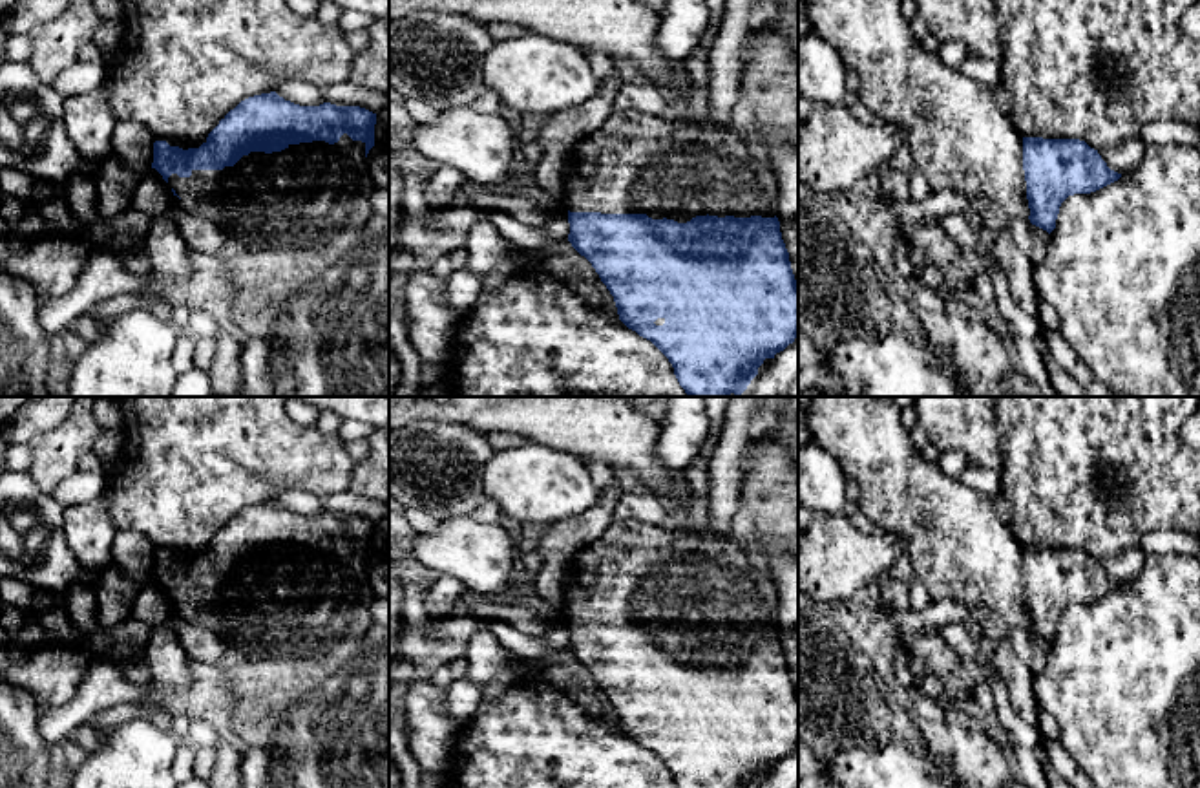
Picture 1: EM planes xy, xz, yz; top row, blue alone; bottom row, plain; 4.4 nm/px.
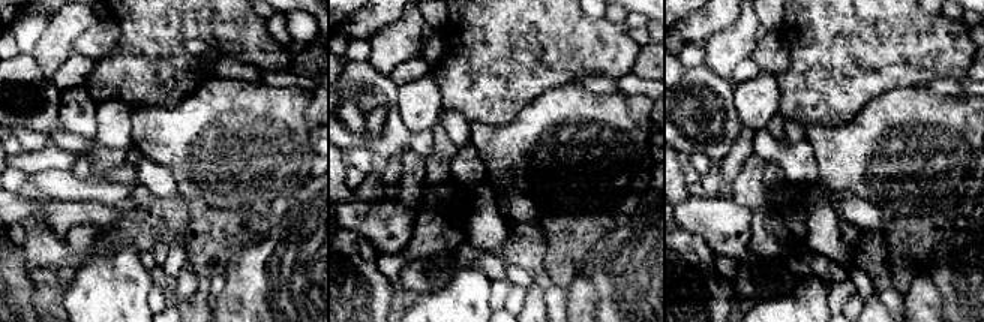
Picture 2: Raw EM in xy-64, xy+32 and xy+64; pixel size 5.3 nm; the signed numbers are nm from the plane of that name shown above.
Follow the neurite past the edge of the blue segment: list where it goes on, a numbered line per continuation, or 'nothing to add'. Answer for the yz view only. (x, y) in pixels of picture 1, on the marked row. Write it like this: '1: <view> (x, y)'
1: yz (959, 136)

